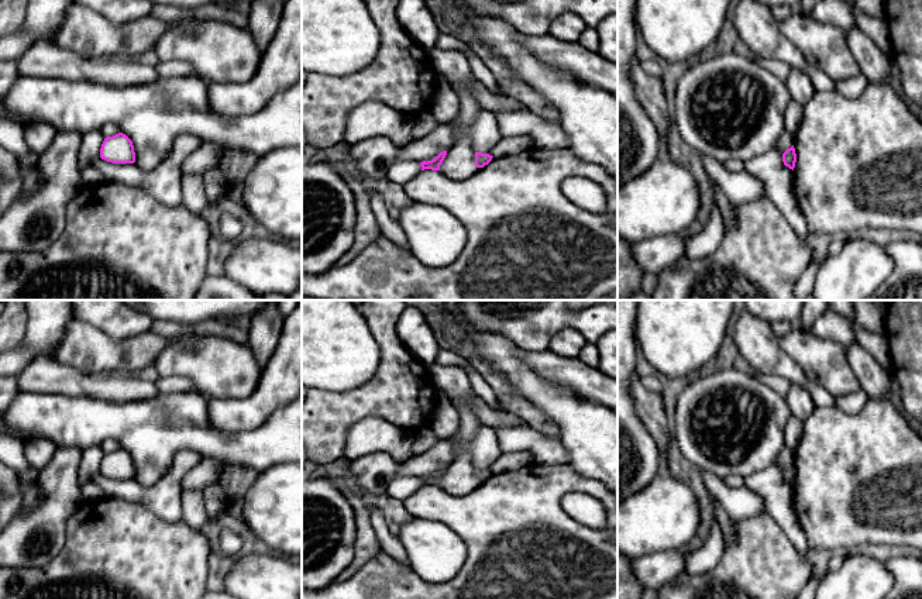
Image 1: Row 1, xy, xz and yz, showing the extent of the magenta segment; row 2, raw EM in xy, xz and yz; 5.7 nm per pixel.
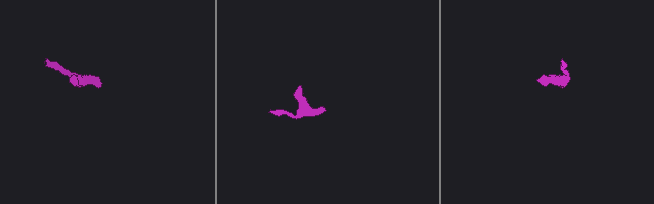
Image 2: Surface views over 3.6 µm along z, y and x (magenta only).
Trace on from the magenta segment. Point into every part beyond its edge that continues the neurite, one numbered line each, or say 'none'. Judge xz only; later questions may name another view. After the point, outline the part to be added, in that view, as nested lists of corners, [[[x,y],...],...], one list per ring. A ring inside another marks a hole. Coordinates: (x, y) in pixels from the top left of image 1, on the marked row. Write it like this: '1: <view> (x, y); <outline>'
none

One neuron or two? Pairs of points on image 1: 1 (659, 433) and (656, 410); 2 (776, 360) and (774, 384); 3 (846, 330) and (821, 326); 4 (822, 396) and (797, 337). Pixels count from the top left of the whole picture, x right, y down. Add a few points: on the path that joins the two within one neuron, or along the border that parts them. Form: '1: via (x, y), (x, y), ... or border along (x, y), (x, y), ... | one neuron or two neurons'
1: via (659, 427), (656, 416) | one neuron
2: border along (760, 375), (780, 375), (793, 384) | two neurons
3: via (840, 330), (826, 326) | one neuron
4: border along (793, 361), (809, 378), (835, 396) | two neurons

